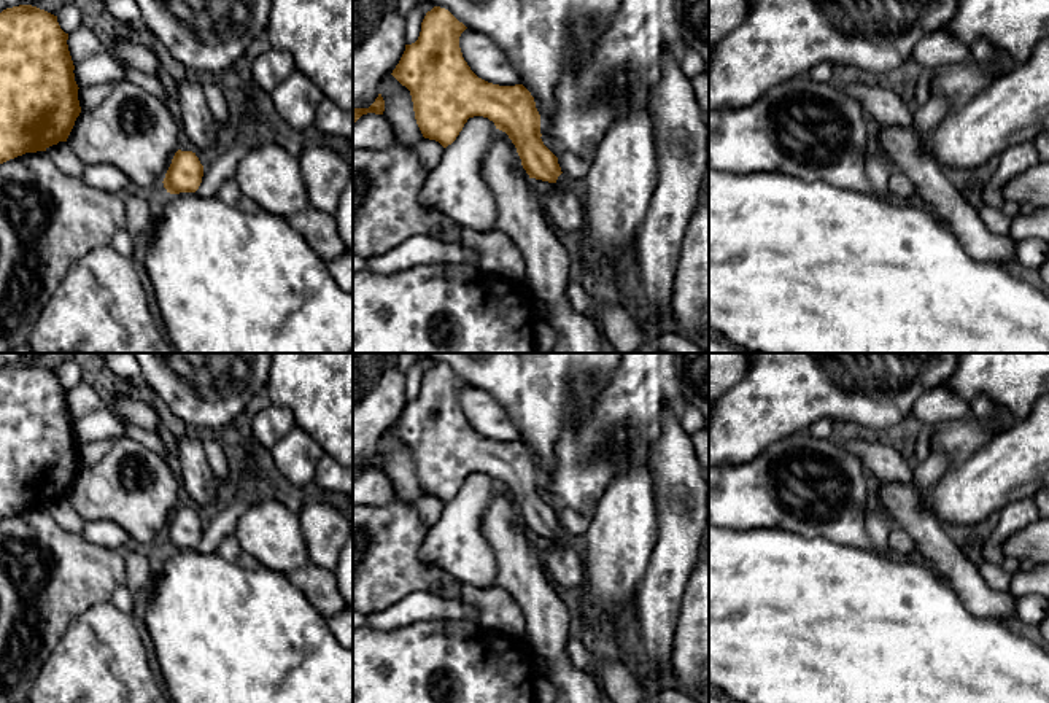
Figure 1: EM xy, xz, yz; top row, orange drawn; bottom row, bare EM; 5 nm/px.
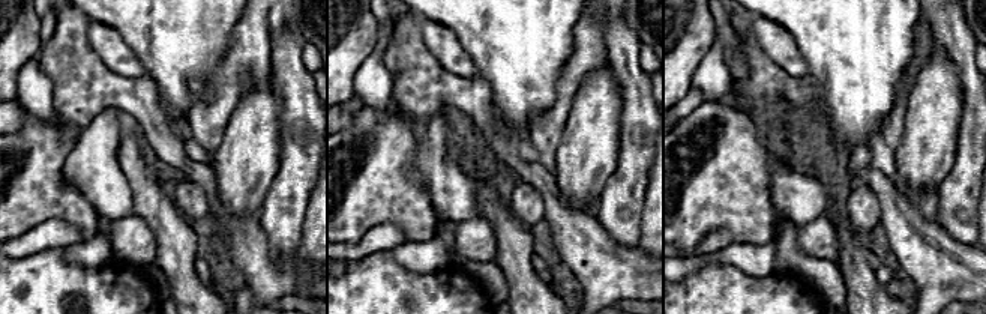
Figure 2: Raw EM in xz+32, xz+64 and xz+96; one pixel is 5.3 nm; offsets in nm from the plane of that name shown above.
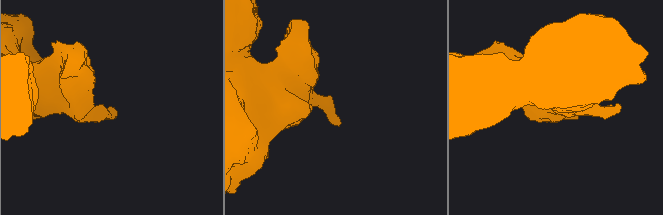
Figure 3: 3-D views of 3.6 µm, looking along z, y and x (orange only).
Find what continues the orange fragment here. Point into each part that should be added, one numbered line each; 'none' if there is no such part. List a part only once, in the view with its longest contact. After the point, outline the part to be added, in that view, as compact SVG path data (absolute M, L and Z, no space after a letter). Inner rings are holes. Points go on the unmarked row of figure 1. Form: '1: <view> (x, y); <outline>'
1: xz (576, 543); M561 530L555 539L555 542L559 542L563 544L564 547L577 552L582 558L582 561L585 560L585 555L586 555L586 544L585 544L585 539L583 536L580 534L572 534L566 530Z

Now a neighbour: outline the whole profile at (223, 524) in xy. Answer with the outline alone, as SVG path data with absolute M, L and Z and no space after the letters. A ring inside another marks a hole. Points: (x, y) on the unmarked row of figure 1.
M238 488L234 501L203 525L202 539L195 549L200 553L215 553L221 541L234 534L237 522L246 509L259 503L265 493L264 488Z

